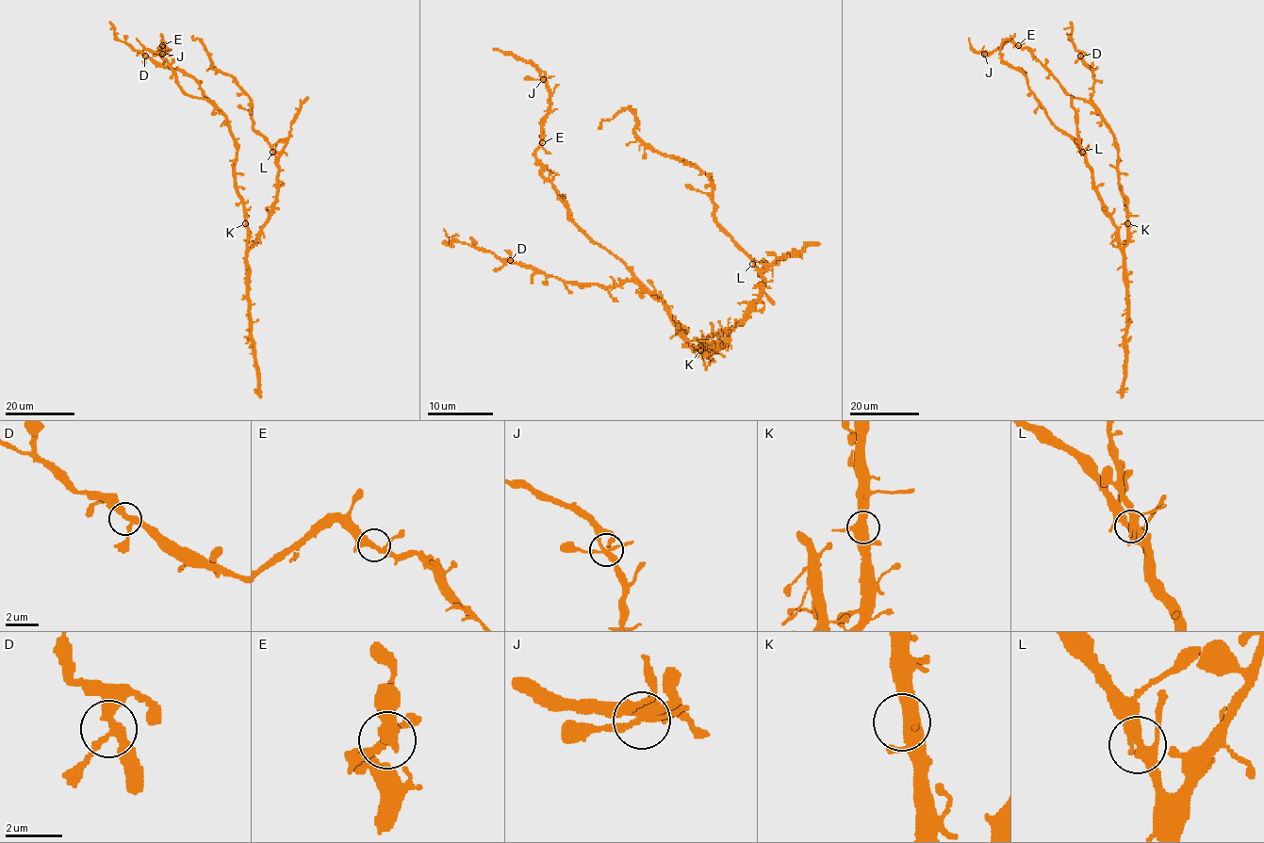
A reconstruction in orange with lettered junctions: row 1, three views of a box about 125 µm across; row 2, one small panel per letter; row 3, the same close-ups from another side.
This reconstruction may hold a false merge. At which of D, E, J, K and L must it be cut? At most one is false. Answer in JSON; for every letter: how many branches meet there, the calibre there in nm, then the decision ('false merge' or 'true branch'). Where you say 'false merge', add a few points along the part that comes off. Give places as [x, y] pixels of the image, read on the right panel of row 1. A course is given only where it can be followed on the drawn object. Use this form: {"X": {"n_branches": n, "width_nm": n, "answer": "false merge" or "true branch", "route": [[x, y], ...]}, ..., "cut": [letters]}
{"D": {"n_branches": 3, "width_nm": 280, "answer": "true branch"}, "E": {"n_branches": 4, "width_nm": 320, "answer": "true branch"}, "J": {"n_branches": 4, "width_nm": 280, "answer": "false merge"}, "K": {"n_branches": 4, "width_nm": 440, "answer": "true branch"}, "L": {"n_branches": 4, "width_nm": 320, "answer": "true branch"}, "cut": ["J"]}

